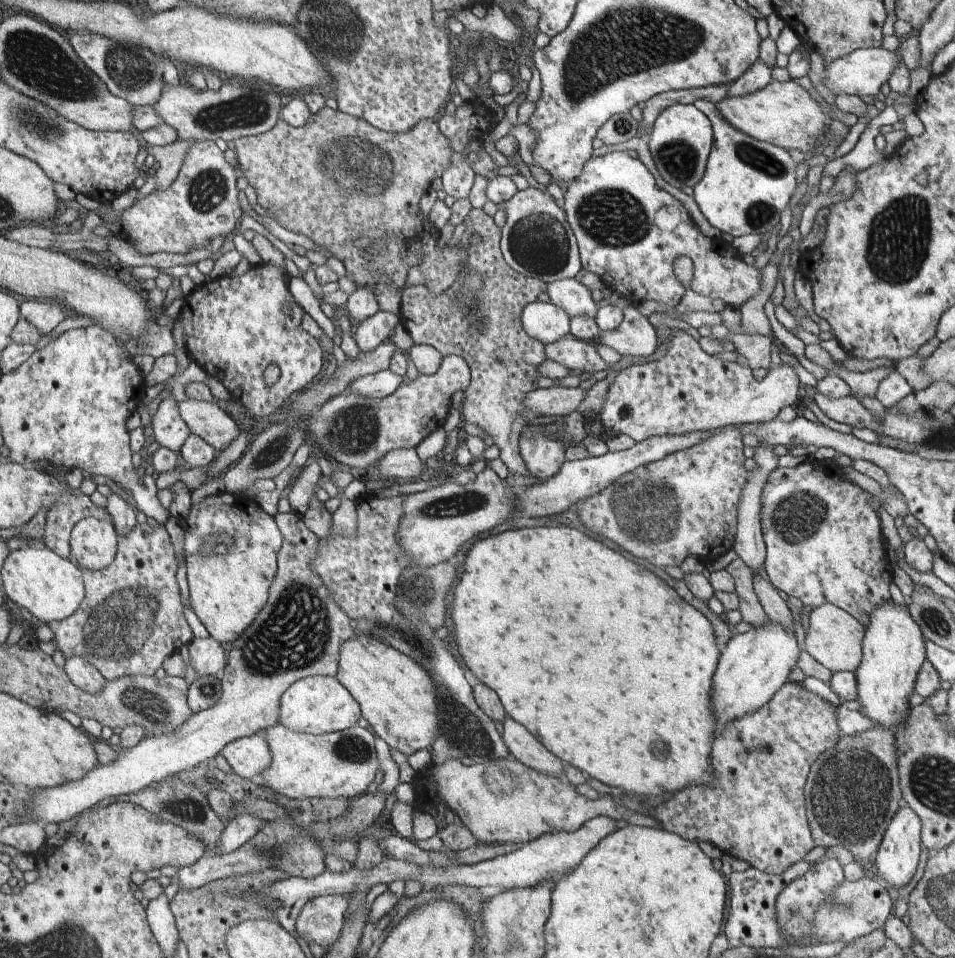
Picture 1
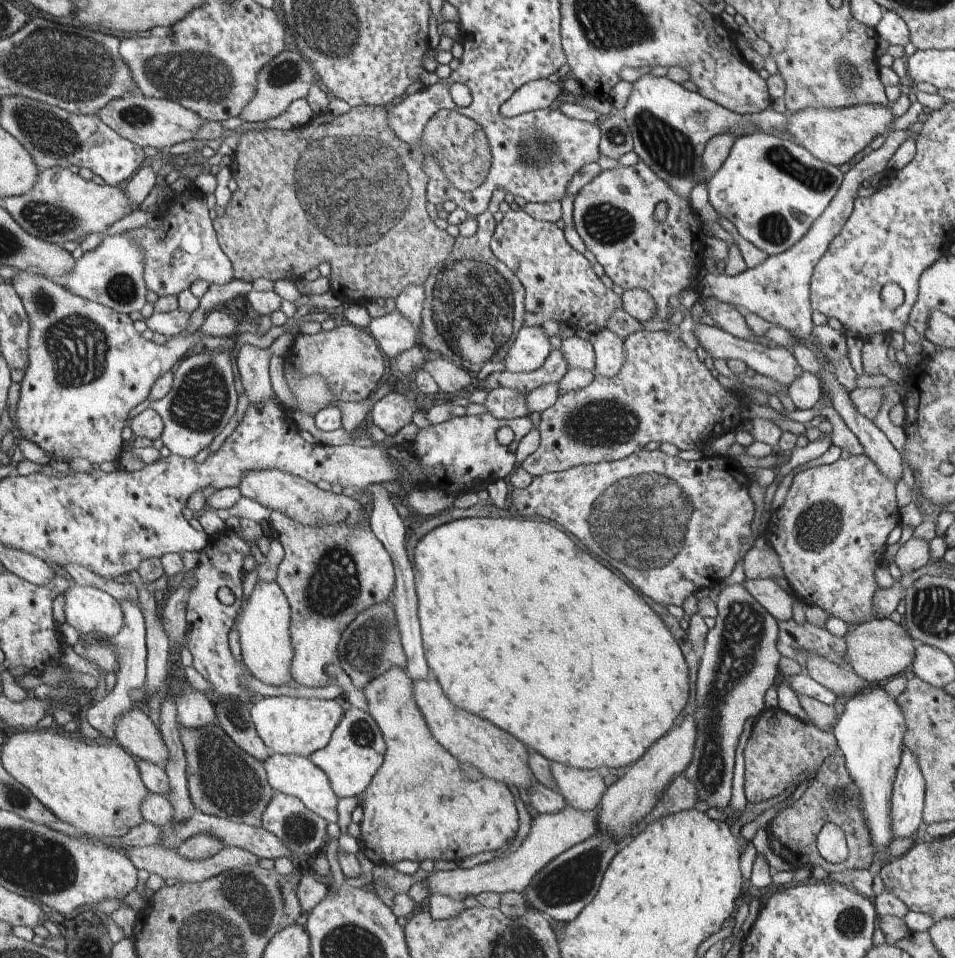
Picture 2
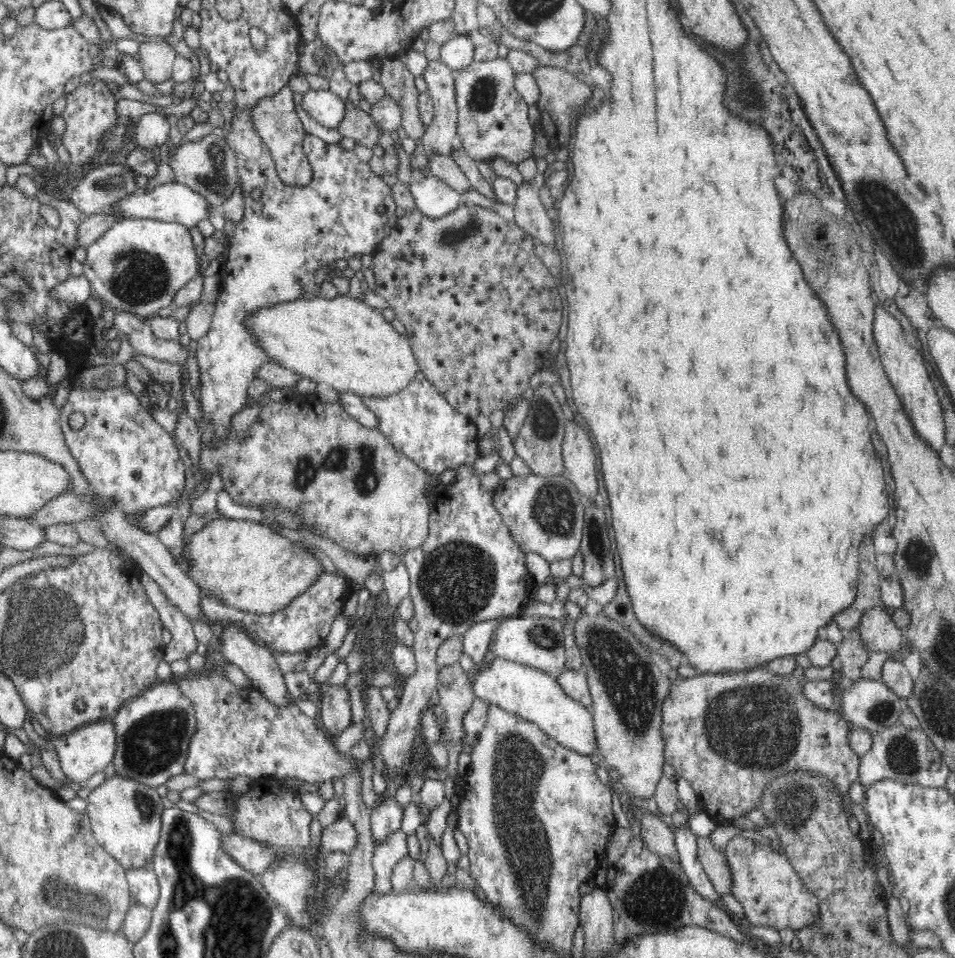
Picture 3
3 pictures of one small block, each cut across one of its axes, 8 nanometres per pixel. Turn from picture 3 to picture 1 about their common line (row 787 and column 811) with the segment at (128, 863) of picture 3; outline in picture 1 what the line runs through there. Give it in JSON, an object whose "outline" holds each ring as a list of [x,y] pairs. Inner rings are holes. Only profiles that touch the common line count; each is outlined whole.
{"outline":[[[772,80],[771,84],[751,94],[726,96],[715,106],[723,120],[736,131],[786,150],[800,150],[810,156],[820,154],[823,132],[829,128],[831,122],[830,117],[822,112],[808,92],[792,80],[790,82]]]}

